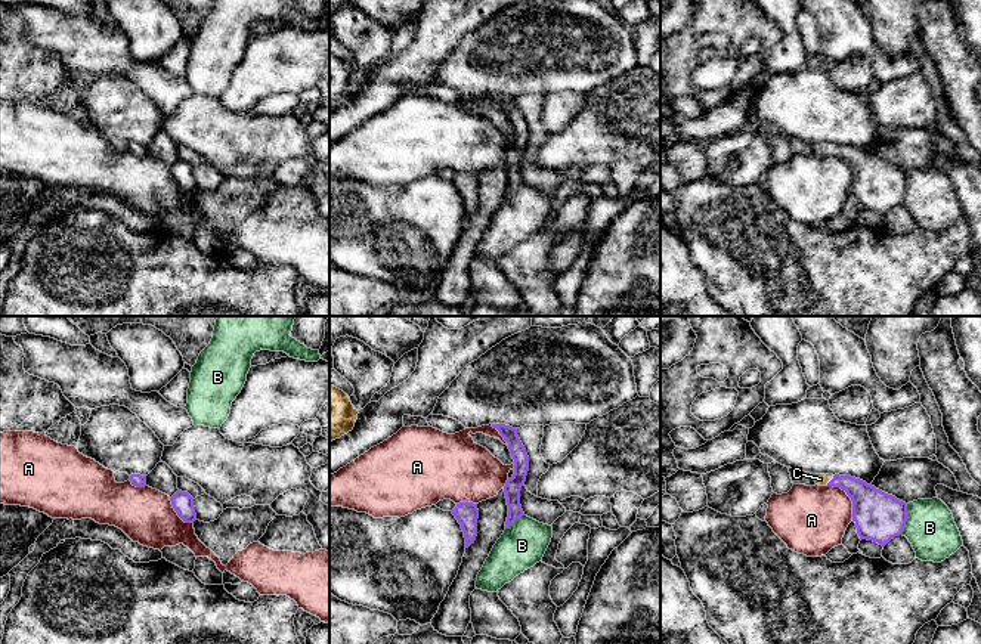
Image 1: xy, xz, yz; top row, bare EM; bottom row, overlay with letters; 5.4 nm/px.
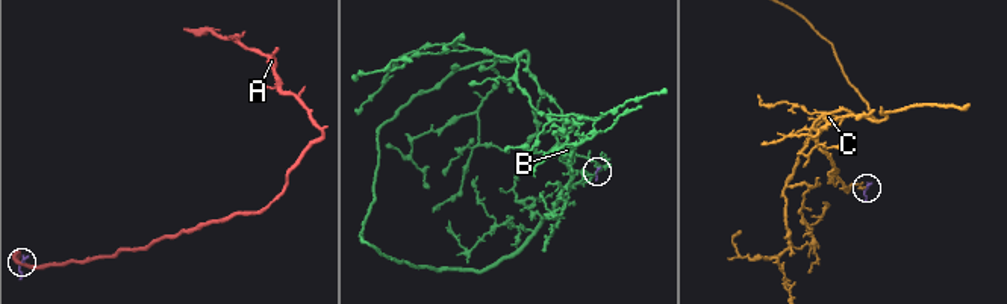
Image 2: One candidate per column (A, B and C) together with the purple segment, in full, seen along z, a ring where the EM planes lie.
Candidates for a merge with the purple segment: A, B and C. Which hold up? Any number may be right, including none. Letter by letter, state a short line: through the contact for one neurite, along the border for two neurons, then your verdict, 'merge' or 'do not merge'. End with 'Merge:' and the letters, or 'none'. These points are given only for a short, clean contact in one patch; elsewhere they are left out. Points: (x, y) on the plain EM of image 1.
A: do not merge
B: do not merge
C: line yz (869, 173), (848, 152), (831, 149), (820, 148); merge
Merge: C

